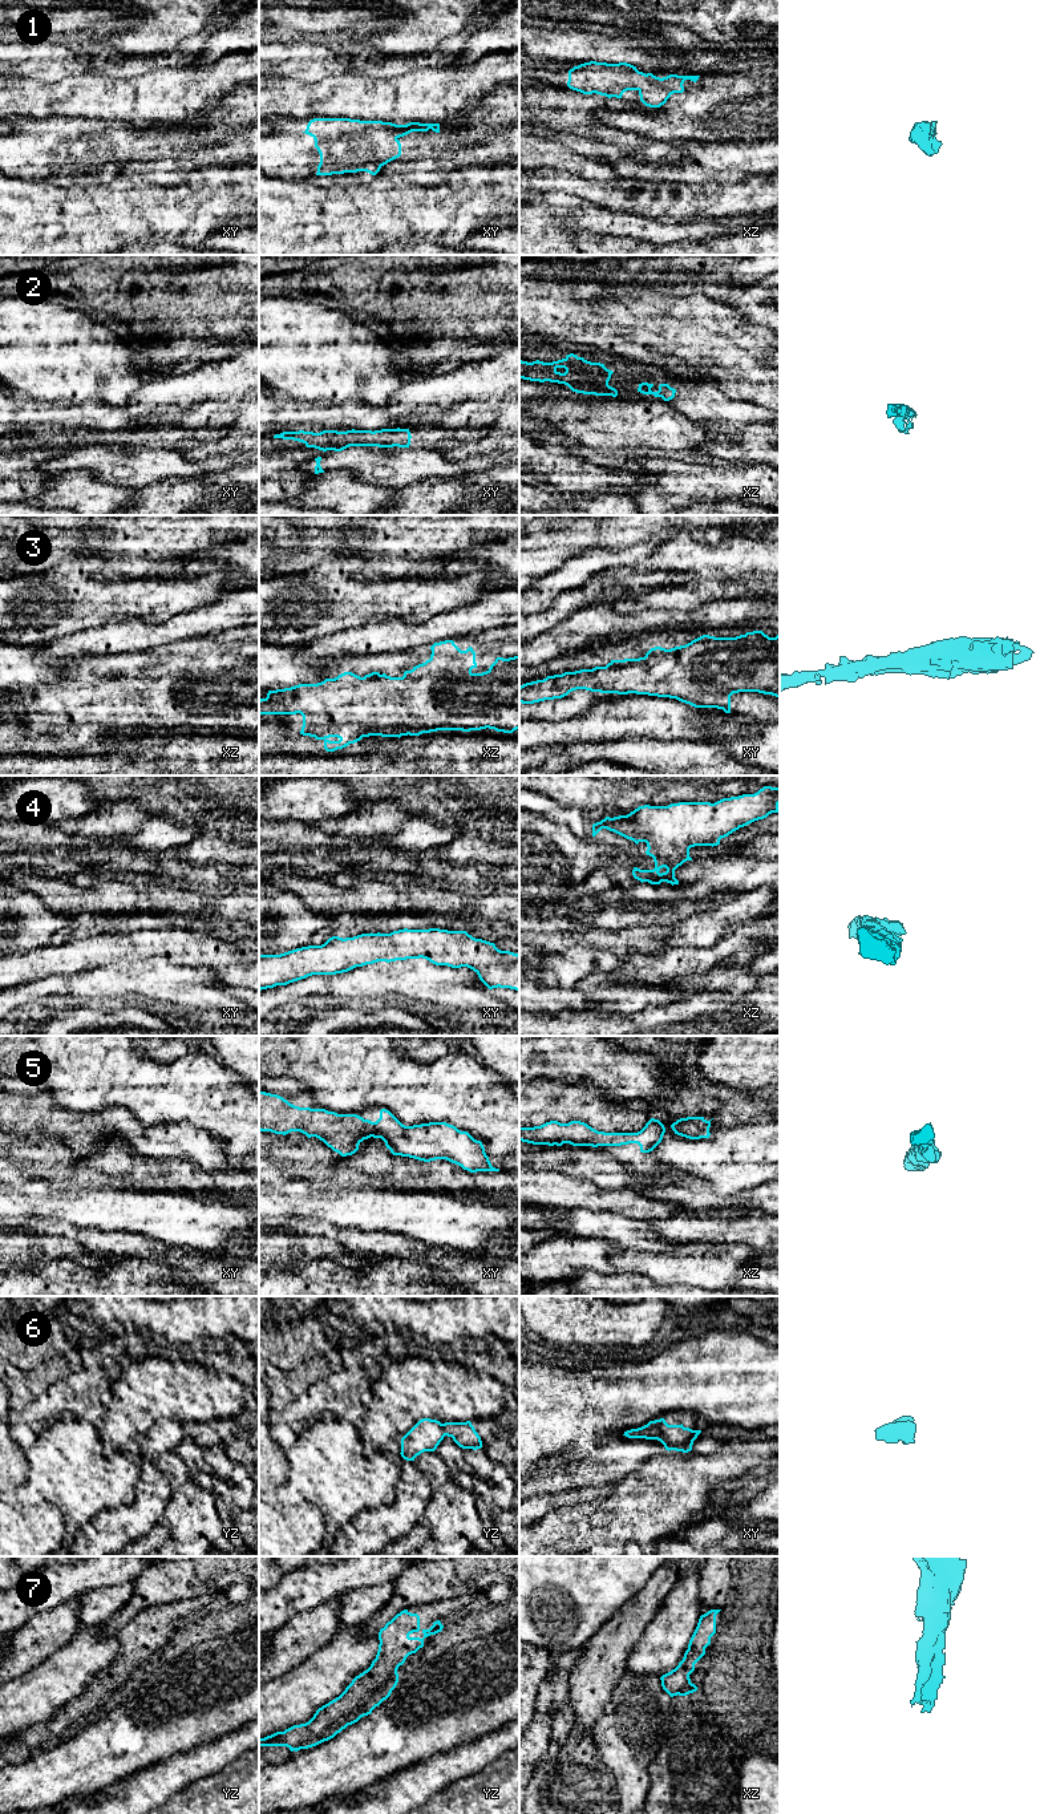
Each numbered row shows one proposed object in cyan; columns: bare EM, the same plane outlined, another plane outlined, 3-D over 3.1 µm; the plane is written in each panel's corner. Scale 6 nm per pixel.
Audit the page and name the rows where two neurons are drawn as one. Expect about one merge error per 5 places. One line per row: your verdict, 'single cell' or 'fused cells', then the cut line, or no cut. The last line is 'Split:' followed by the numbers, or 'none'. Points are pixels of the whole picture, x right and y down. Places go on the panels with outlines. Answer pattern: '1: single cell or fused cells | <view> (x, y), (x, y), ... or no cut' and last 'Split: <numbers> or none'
1: single cell | no cut
2: fused cells | xz (577, 357), (577, 363), (587, 376), (605, 375), (608, 379)
3: single cell | no cut
4: single cell | no cut
5: single cell | no cut
6: single cell | no cut
7: single cell | no cut
Split: 2

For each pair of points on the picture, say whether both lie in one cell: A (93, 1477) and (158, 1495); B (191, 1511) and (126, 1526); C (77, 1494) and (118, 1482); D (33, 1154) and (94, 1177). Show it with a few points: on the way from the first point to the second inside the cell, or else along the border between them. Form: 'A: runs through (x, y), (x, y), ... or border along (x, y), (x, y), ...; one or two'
A: border along (140, 1468), (134, 1499), (112, 1509); two
B: border along (170, 1485), (170, 1498), (162, 1515); two
C: runs through (88, 1487), (108, 1487); one
D: runs through (48, 1157), (64, 1171), (80, 1177); one

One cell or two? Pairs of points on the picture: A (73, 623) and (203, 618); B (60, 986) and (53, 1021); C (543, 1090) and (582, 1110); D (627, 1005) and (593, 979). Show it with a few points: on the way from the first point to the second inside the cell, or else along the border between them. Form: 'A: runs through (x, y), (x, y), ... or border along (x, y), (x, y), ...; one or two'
A: border along (121, 619), (112, 622); two
B: border along (43, 1019), (39, 1021); two
C: runs through (553, 1094), (558, 1094), (566, 1102), (573, 1102); one
D: runs through (618, 1005), (614, 1005), (597, 988); one

